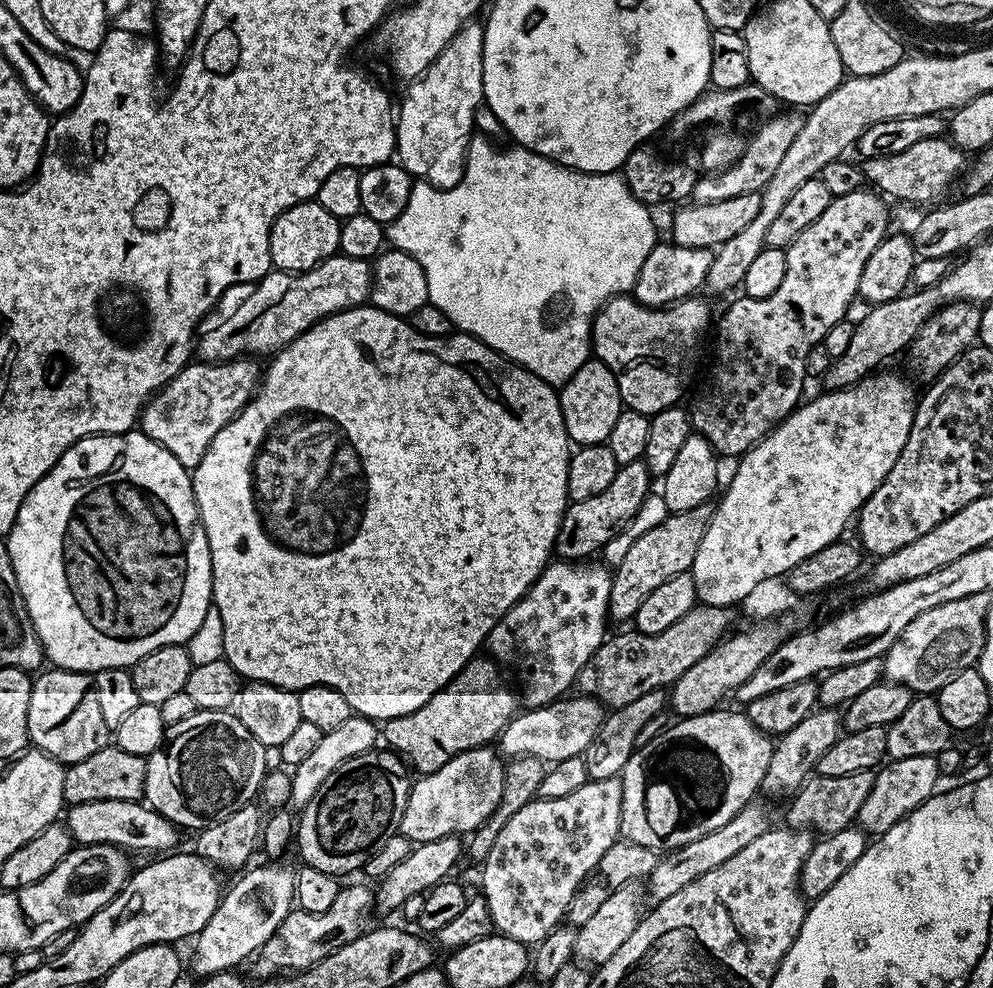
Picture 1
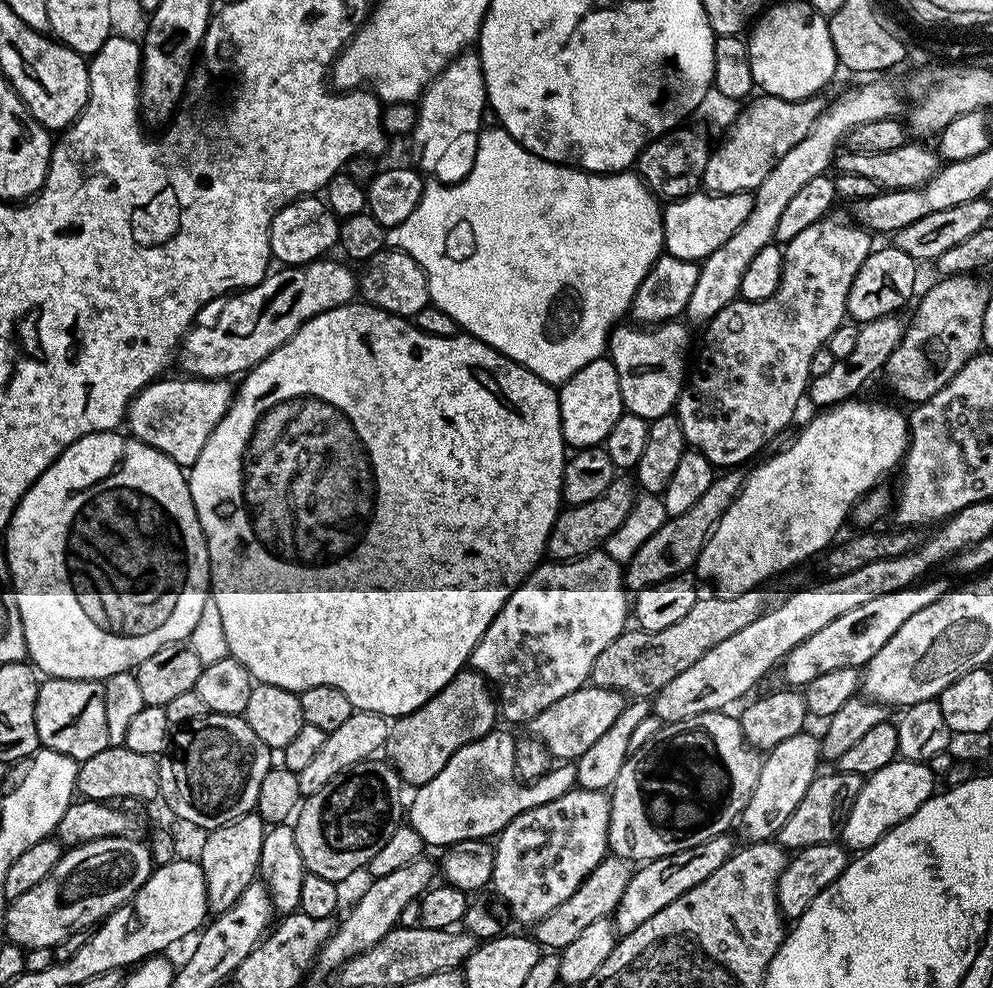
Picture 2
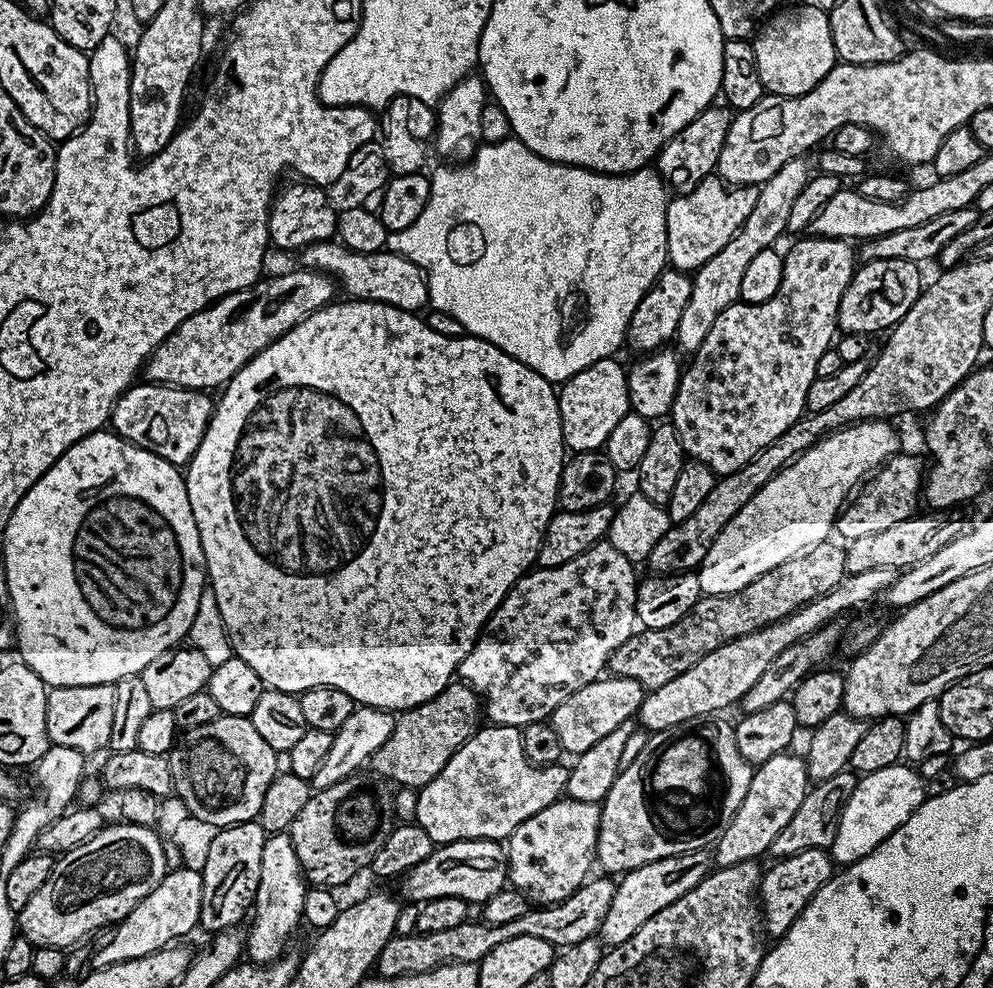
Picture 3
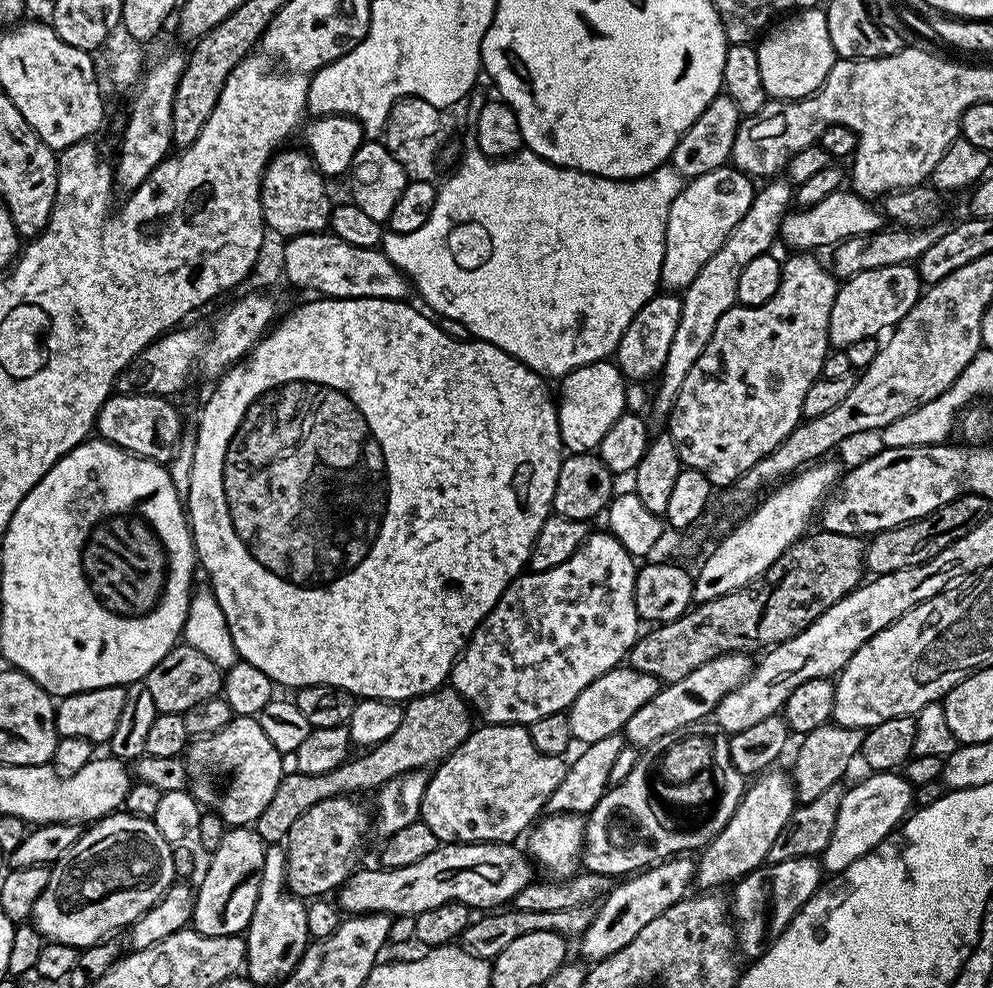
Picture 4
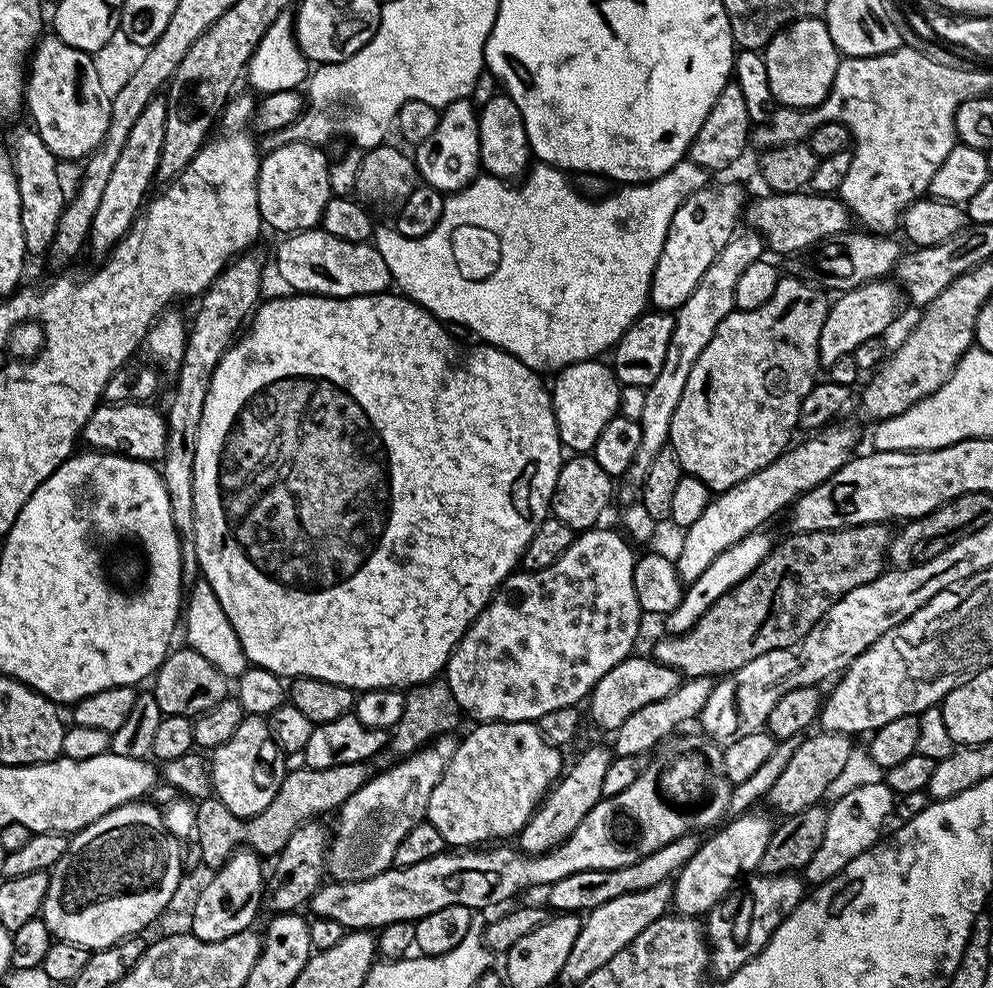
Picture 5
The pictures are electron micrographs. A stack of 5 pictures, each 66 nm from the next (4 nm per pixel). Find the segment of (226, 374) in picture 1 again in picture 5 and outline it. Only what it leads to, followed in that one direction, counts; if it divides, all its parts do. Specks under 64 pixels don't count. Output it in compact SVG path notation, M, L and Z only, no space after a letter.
M101 402L90 414L84 424L82 440L89 449L97 452L109 452L115 456L125 456L131 460L159 462L166 450L168 422L163 411L160 412L148 402L129 402L127 404L109 404Z

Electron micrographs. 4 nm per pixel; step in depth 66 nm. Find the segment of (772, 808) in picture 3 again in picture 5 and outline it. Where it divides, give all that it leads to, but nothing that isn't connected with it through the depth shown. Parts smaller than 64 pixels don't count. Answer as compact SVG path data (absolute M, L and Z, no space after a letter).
M749 810L743 815L729 819L723 827L713 831L707 837L709 840L705 839L697 853L676 873L672 884L671 907L679 915L693 918L700 918L711 912L715 904L720 903L737 887L741 877L759 869L762 854L766 854L766 842L770 842L772 837L773 827L773 821L759 816L756 810Z

